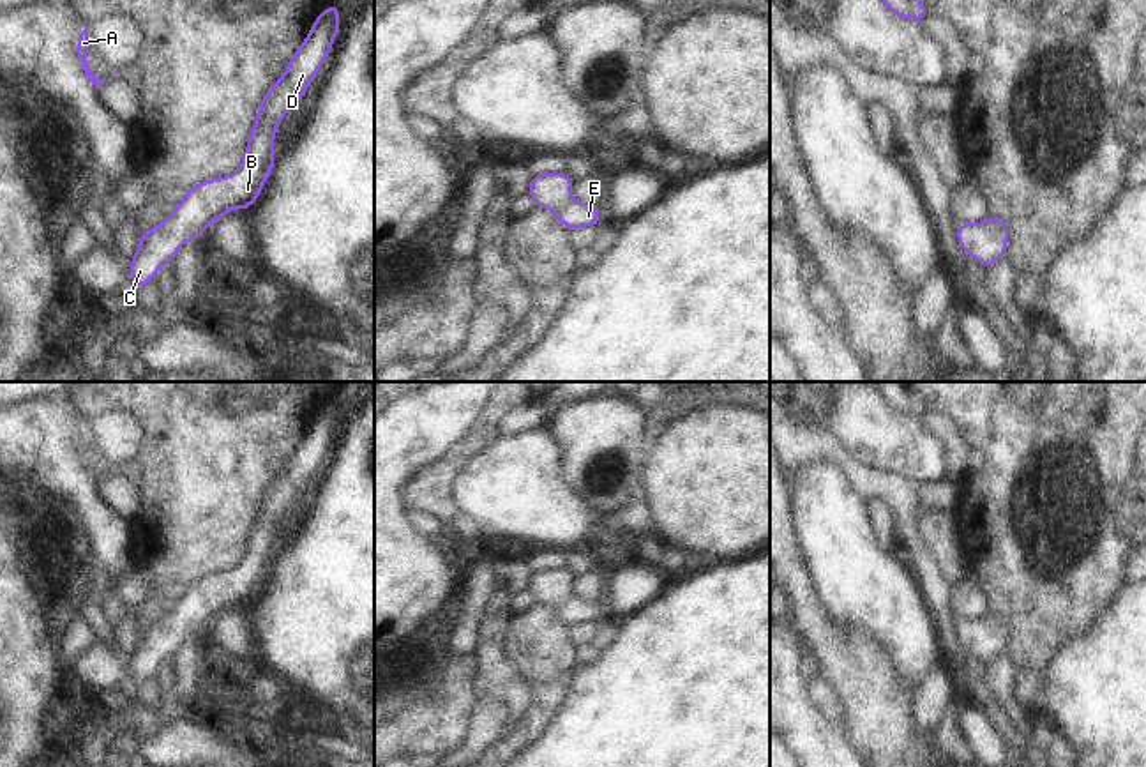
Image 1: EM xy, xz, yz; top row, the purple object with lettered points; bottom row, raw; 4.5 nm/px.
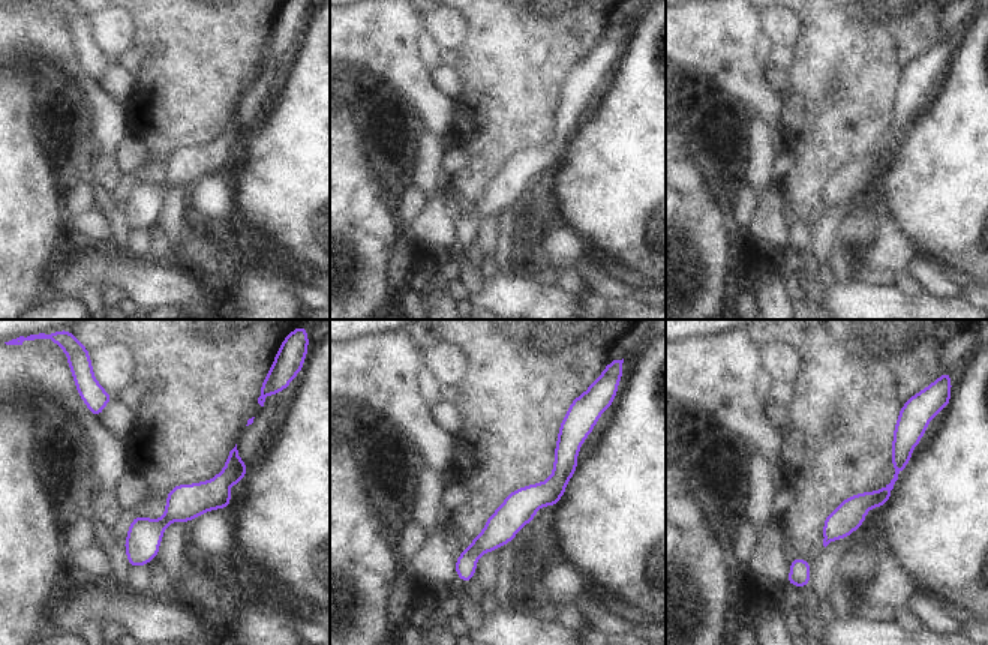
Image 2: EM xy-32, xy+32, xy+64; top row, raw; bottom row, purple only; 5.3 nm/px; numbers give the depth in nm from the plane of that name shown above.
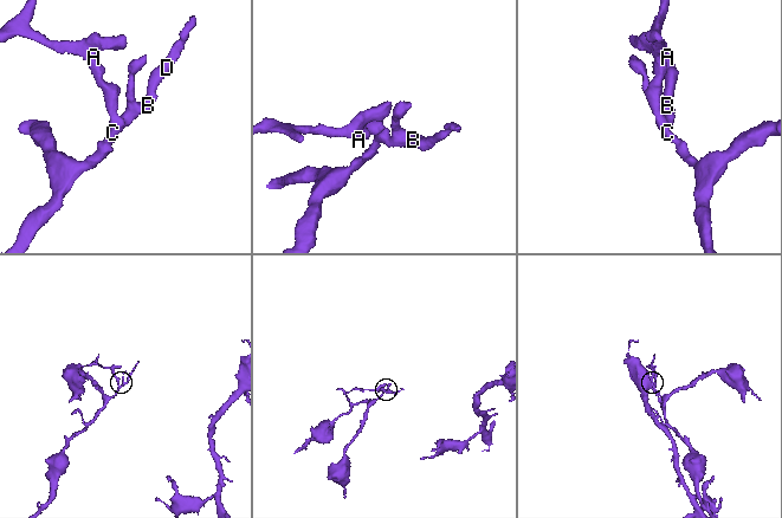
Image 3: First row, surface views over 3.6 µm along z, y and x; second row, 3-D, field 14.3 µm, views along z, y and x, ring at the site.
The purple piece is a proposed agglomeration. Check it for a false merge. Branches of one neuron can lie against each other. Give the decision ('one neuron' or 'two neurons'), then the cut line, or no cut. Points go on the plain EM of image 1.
one neuron | no cut

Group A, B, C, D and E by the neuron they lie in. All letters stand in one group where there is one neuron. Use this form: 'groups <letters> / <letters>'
groups A B C D E

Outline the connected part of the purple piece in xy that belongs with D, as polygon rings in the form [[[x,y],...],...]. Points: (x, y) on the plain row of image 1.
[[[332,398],[313,419],[284,470],[261,495],[240,564],[230,573],[217,573],[191,583],[173,610],[141,631],[129,661],[138,686],[152,677],[161,663],[171,661],[184,638],[194,638],[231,604],[245,606],[258,596],[275,560],[272,541],[277,521],[298,500],[320,461],[334,445],[334,431],[343,428],[337,415],[339,403]]]

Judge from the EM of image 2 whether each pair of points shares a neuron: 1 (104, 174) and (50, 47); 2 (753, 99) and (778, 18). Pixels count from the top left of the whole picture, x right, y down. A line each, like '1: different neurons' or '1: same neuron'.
1: same neuron
2: different neurons

